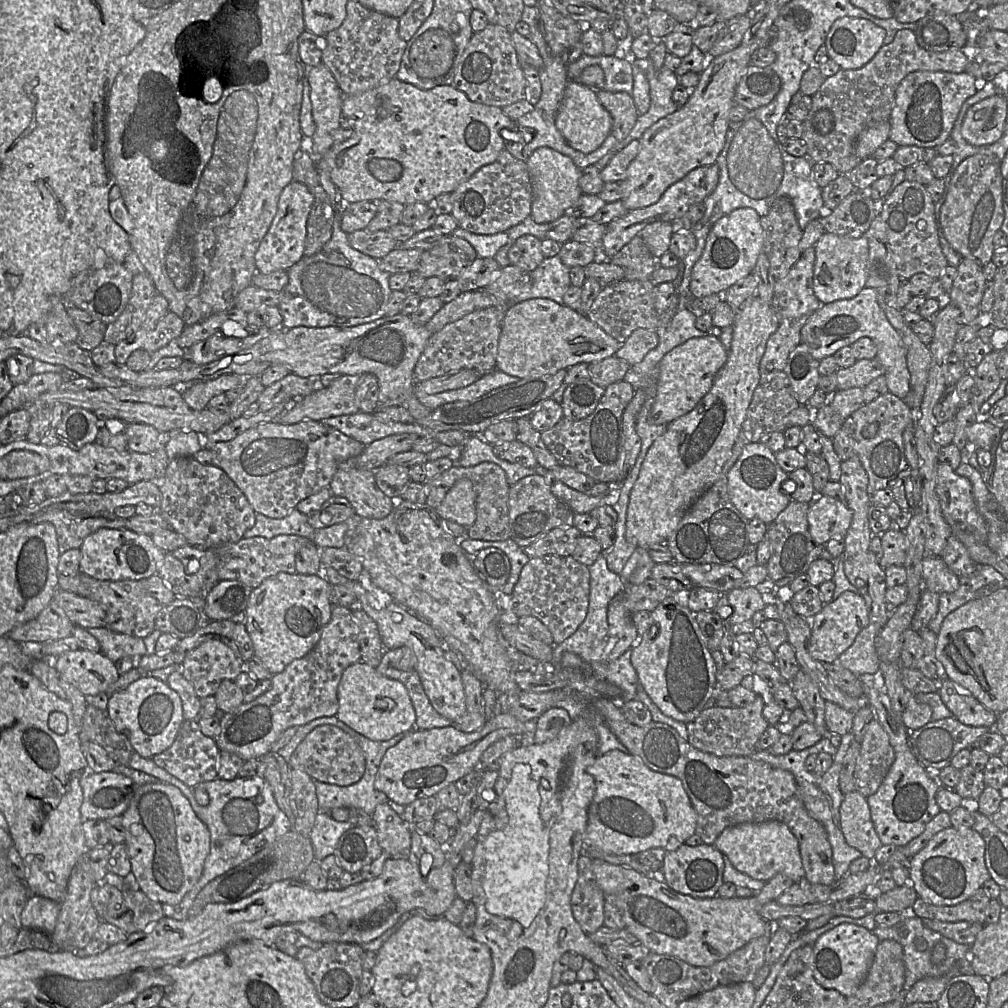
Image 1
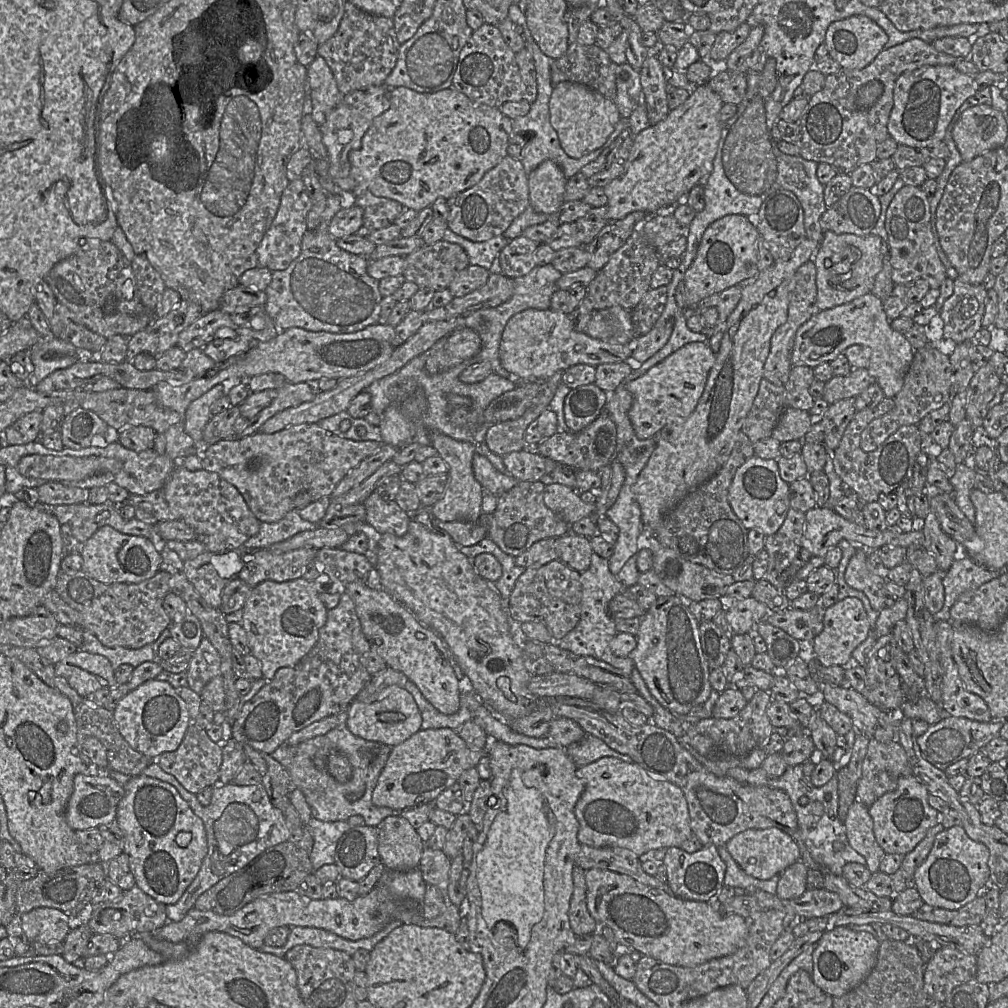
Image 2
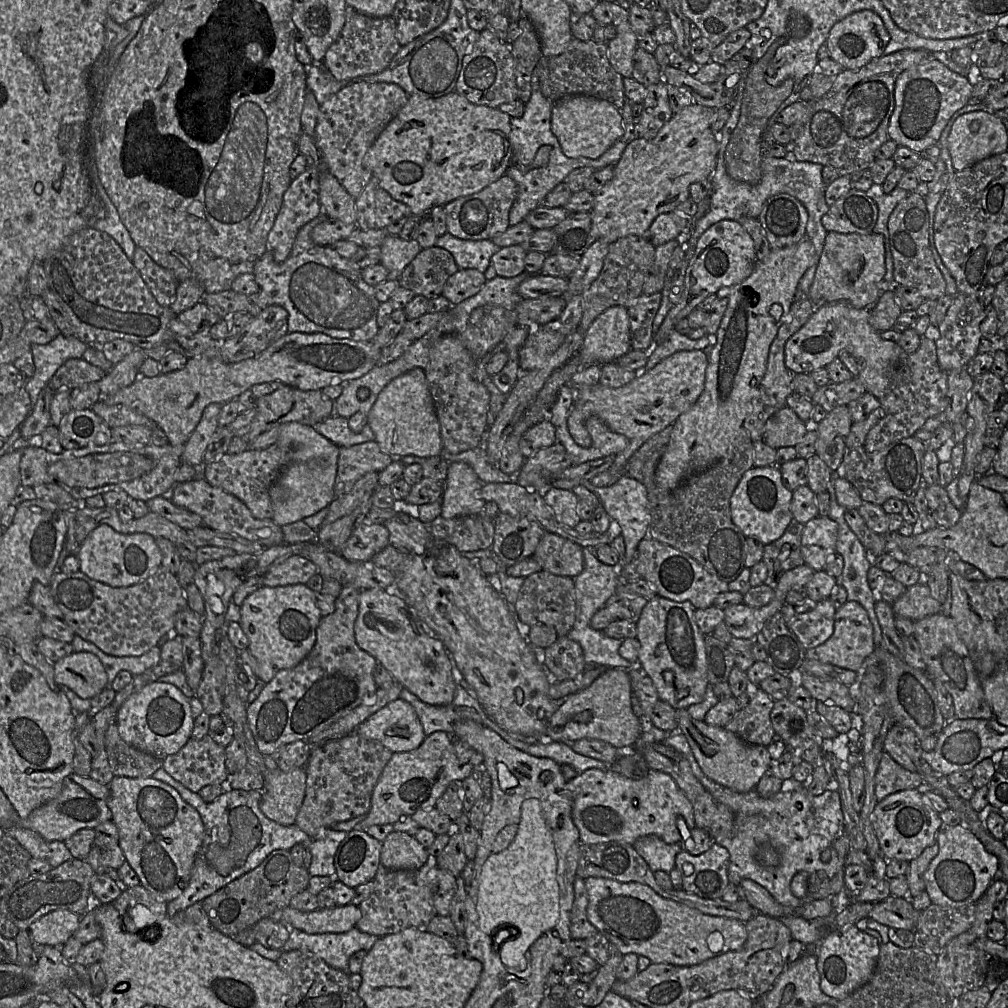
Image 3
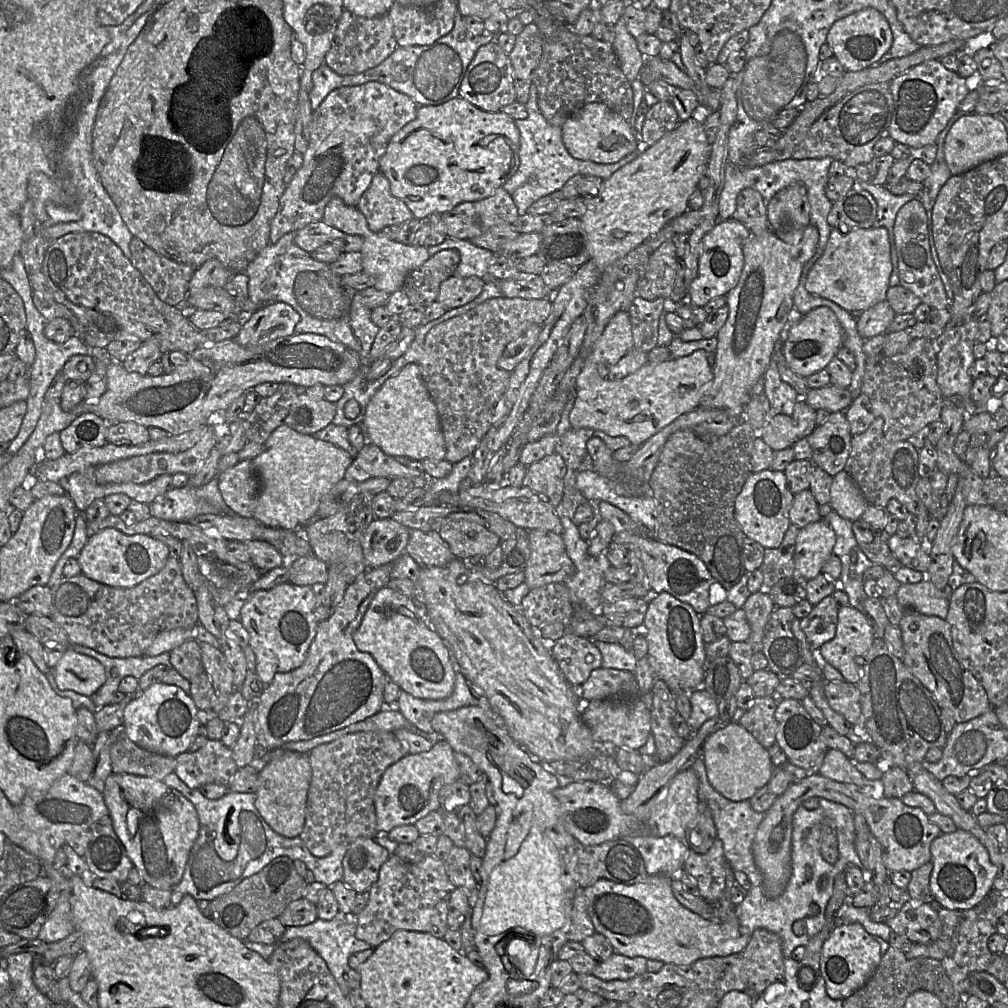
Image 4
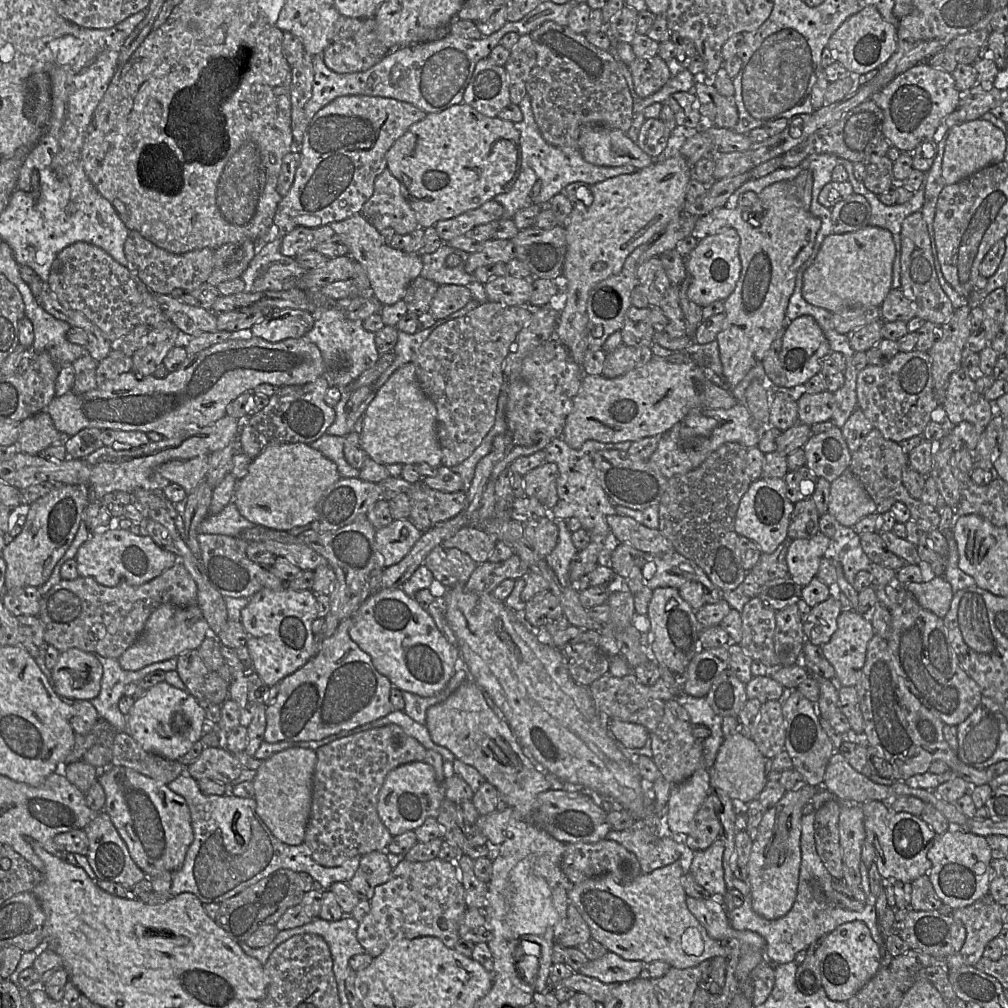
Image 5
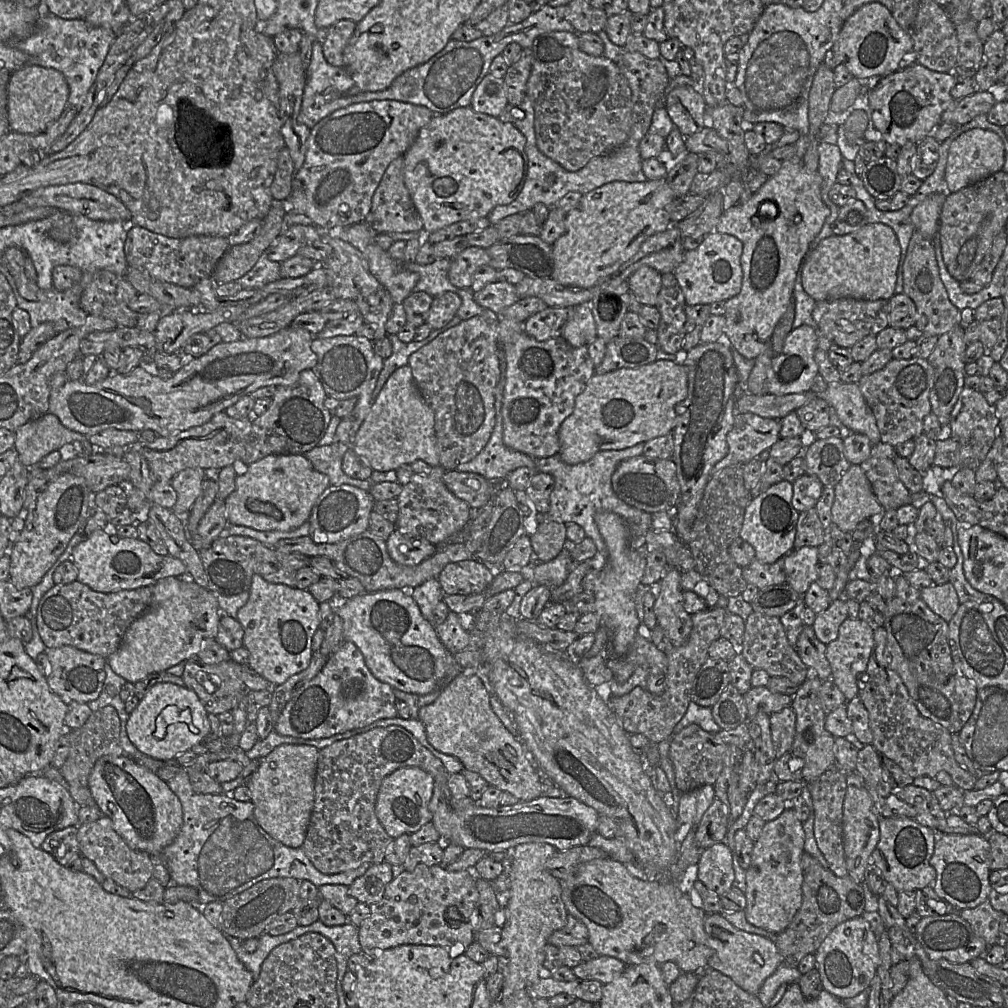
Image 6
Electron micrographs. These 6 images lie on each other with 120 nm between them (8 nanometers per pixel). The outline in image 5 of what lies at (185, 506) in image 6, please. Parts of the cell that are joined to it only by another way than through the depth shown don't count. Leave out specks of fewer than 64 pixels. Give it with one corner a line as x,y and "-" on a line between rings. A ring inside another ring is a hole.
210,454
189,460
171,460
157,467
157,472
171,483
179,484
187,494
202,481
209,467

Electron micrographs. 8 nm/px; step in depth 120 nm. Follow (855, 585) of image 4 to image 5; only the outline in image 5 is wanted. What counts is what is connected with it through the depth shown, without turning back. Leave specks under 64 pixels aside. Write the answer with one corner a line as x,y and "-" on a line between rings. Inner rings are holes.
840,525
832,539
828,553
824,557
831,558
843,569
846,580
853,582
860,571
870,572
872,564
862,549
860,537
852,527

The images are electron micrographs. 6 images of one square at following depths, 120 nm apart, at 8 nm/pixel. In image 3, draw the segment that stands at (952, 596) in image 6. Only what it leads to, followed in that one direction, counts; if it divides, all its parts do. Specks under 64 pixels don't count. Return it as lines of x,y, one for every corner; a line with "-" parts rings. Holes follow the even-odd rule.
924,582
908,587
904,594
892,604
895,616
913,621
940,614
941,608
942,604
931,596
930,589

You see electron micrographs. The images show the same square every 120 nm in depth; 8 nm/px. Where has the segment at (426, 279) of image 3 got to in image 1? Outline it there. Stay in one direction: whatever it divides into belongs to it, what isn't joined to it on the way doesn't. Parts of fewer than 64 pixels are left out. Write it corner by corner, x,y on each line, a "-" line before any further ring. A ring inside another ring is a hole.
450,234
422,252
416,272
425,279
438,277
446,282
456,279
477,257
467,240

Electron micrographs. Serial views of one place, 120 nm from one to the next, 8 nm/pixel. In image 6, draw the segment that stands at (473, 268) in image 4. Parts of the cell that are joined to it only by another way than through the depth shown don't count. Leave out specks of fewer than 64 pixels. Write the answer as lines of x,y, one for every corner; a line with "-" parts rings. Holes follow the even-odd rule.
438,258
431,264
418,264
416,261
404,263
404,268
418,273
419,280
412,292
422,291
433,298
445,292
457,293
457,287
448,278
452,259

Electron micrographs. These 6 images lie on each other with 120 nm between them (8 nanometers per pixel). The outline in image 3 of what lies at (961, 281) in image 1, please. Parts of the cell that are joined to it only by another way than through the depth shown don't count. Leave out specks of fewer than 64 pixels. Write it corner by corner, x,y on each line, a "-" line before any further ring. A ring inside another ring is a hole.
958,293
947,310
944,320
939,325
939,338
936,341
938,363
945,372
966,368
970,360
978,353
982,334
980,324
987,315
987,308
978,296

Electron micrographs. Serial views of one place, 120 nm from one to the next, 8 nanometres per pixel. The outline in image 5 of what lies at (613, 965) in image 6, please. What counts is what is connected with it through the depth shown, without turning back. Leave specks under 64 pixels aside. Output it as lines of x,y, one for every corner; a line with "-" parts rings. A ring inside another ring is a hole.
607,952
599,959
589,960
579,973
606,984
620,984
644,975
645,967
641,961
627,961
615,953

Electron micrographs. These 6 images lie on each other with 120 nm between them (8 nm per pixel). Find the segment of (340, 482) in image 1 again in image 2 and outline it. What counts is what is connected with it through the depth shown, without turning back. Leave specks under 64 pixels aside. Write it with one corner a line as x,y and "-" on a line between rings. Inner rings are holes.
374,491
363,505
366,509
365,524
371,526
373,535
389,533
403,536
407,532
409,515
395,500
385,501

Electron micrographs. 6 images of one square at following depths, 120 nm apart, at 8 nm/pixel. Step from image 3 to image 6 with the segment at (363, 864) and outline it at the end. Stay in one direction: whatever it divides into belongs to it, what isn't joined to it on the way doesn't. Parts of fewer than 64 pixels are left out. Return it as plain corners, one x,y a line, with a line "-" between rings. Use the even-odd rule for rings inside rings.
383,861
371,864
367,871
349,886
350,894
358,902
371,905
383,897
387,885
393,878
392,865
389,863

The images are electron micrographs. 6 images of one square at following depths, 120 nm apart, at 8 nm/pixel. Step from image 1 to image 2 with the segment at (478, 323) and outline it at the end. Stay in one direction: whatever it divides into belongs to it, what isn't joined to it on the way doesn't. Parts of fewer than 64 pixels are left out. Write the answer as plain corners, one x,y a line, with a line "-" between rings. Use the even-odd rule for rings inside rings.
467,327
456,328
428,350
425,368
430,374
446,371
477,355
481,345
476,331

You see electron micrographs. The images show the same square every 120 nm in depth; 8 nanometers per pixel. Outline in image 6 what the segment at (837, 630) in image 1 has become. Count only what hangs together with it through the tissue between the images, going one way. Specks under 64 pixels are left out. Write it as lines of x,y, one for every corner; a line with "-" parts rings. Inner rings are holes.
848,617
839,627
837,638
826,645
826,658
831,667
831,680
849,701
858,696
861,679
874,647
874,626
859,618

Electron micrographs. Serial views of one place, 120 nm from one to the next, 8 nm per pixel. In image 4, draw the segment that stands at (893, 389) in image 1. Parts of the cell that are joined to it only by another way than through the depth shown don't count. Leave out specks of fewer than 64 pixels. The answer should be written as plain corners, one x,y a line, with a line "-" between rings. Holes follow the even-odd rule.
826,307
815,308
803,315
790,328
787,339
783,344
783,353
788,367
796,374
807,378
826,368
843,345
843,328
834,314

